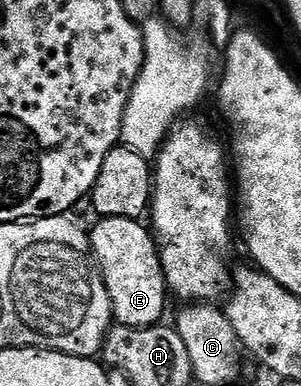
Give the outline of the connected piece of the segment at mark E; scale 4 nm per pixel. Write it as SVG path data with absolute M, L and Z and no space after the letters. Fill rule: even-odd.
M100 217L97 222L97 225L90 229L92 255L98 262L100 274L106 283L106 291L110 295L115 324L139 329L161 324L165 320L164 308L168 305L170 290L162 271L160 246L156 244L151 228L143 220L134 217Z

